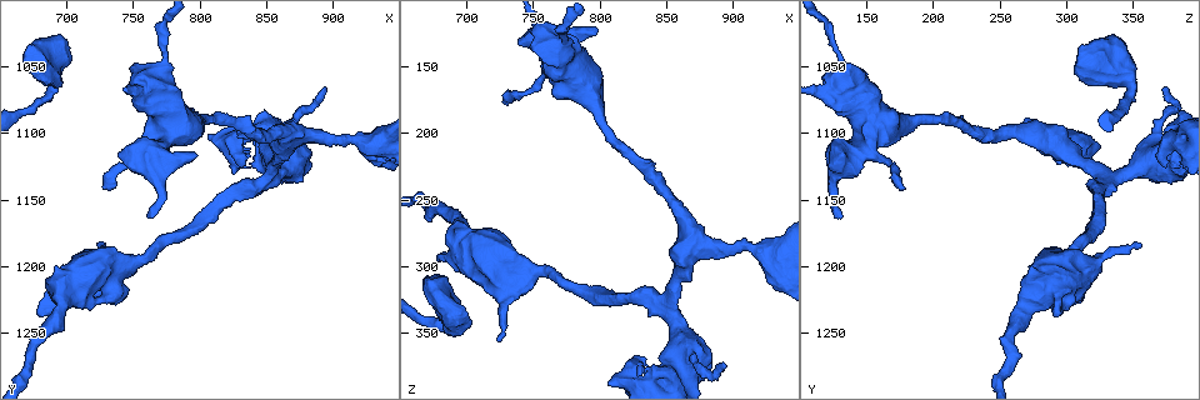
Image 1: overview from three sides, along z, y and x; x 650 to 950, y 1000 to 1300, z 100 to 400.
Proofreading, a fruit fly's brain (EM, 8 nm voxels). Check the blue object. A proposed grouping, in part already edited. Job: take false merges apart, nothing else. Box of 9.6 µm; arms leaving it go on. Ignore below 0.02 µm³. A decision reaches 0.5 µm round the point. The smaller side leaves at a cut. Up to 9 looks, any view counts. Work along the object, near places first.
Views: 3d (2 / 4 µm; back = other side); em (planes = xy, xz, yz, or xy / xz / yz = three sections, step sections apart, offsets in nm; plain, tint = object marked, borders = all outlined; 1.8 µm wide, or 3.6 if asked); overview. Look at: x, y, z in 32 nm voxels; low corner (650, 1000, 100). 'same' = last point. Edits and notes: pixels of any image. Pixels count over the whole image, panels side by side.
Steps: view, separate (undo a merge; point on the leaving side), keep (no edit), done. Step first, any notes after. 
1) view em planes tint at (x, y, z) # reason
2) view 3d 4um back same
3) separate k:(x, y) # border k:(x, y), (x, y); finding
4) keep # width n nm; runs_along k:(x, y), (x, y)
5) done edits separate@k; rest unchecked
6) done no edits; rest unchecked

view em 3.6um yz step 4 tint at (742, 1200, 306) # thick turns thin

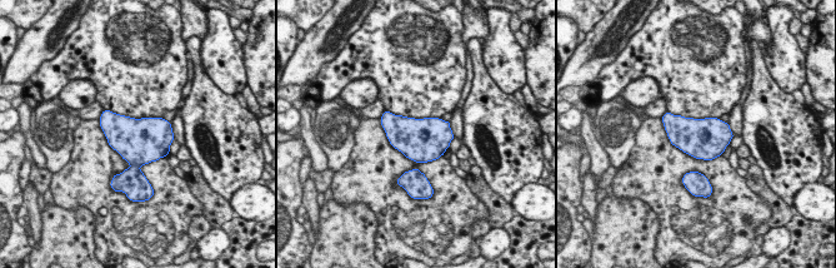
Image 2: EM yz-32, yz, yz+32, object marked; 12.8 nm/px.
view em 3.6um xy step 8 tint same

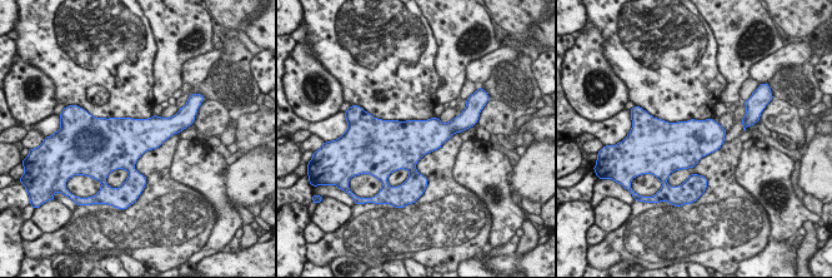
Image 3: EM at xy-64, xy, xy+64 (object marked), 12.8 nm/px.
keep # one neuron here

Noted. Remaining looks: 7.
view 3d 4um at (858, 1116, 378) # calibre changes

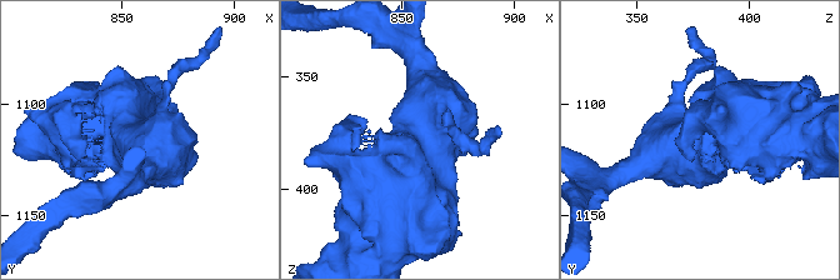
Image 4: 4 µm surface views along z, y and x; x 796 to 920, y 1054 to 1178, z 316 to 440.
view em xy step 16 tint at (857, 1117, 377)

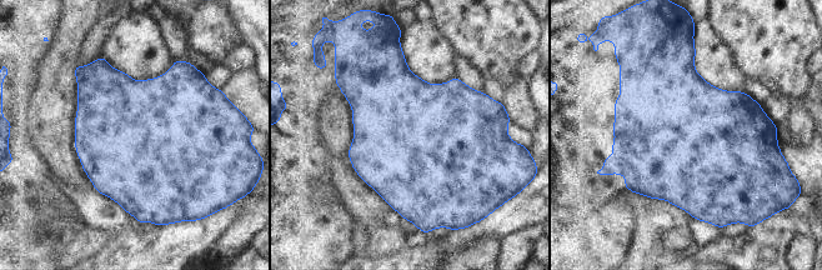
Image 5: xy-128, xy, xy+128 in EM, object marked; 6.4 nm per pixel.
view em planes tint same

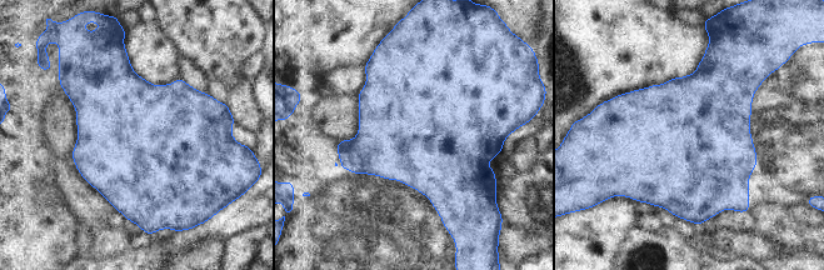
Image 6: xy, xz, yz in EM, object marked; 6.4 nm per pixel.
keep # all the same neuron

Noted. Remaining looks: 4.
view em xy step 16 tint at (920, 1104, 290)

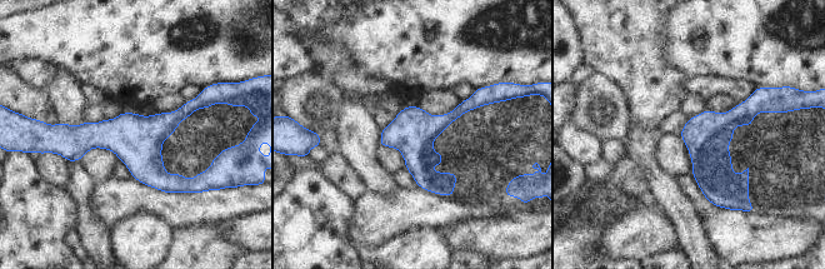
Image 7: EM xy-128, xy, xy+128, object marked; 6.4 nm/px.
view em xz step 8 tint same

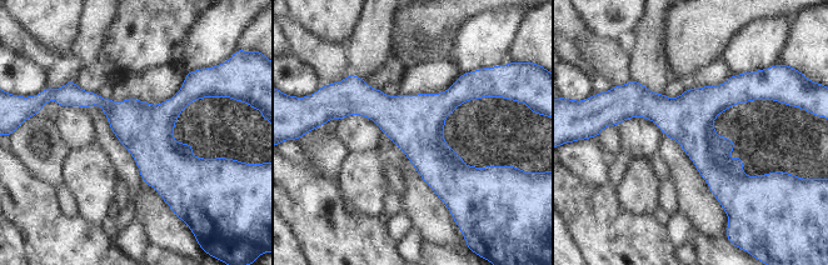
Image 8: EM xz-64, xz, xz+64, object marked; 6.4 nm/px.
keep # width 320 nm; runs_along 8:(64, 103), (99, 100), (169, 160), (200, 160); continuous, no second neuron

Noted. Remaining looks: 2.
done no edits; rest unchecked

